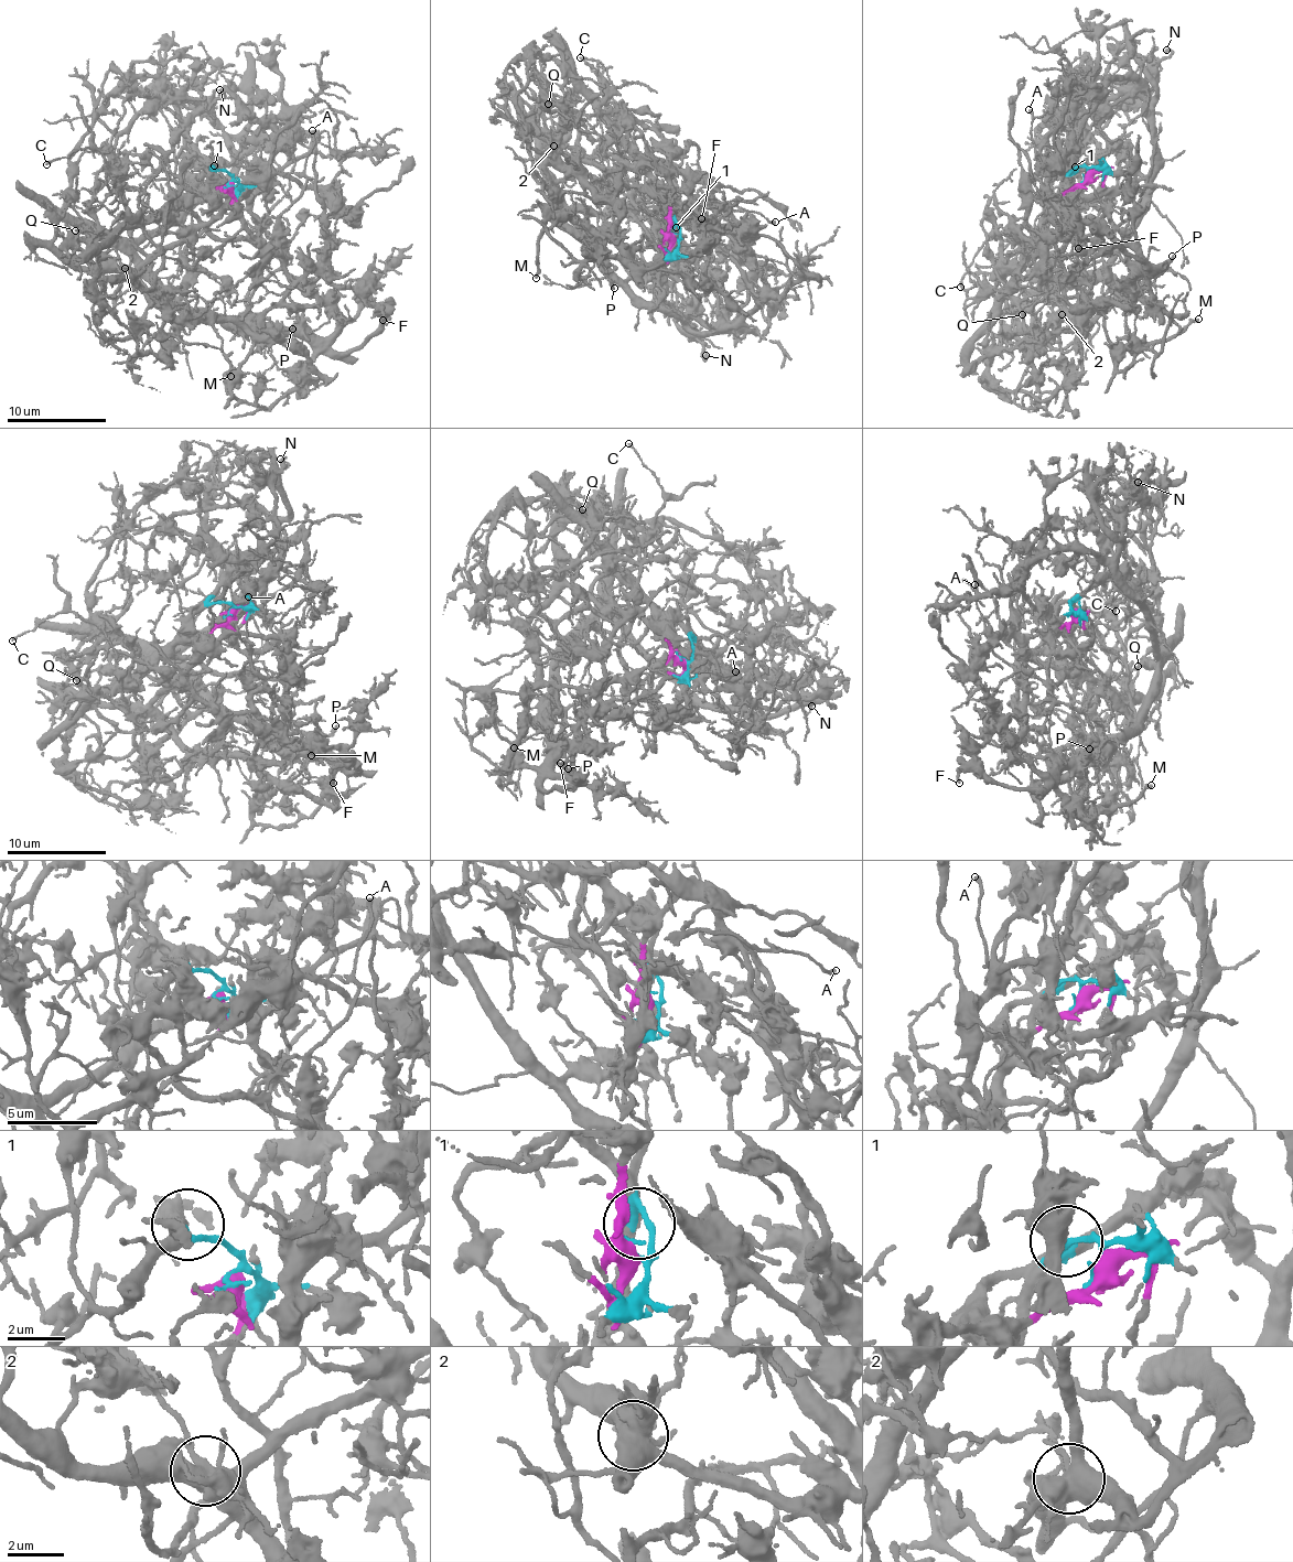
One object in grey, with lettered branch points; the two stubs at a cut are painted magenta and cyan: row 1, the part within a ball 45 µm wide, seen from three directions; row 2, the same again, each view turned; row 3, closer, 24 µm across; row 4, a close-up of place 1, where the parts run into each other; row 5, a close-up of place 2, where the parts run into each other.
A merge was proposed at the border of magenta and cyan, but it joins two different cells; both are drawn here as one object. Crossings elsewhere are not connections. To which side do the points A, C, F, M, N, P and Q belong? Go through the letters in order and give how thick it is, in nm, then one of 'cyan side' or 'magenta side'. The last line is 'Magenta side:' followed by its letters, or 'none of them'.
A: calibre 190 nm; magenta side
C: calibre 170 nm; magenta side
F: calibre 200 nm; magenta side
M: calibre 240 nm; magenta side
N: calibre 190 nm; cyan side
P: calibre 300 nm; cyan side
Q: calibre 120 nm; magenta side
Magenta side: A, C, F, M, Q

